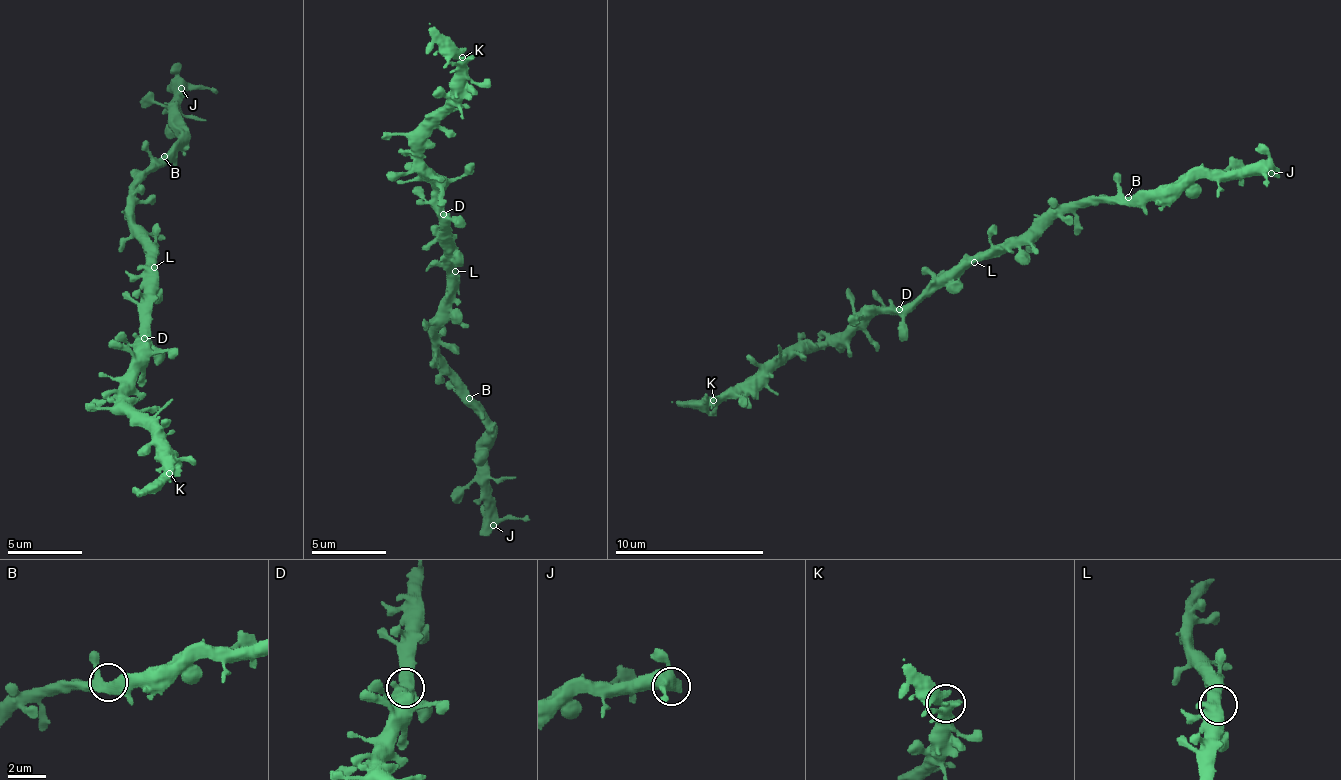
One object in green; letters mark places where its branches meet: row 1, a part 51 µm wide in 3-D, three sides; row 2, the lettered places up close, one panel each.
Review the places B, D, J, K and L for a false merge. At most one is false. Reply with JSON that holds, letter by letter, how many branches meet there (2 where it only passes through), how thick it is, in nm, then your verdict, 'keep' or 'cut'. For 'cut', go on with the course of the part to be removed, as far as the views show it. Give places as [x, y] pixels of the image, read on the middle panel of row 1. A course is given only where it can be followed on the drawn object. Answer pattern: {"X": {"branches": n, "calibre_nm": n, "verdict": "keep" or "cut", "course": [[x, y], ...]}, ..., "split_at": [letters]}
{"B": {"branches": 3, "calibre_nm": 460, "verdict": "keep"}, "D": {"branches": 3, "calibre_nm": 440, "verdict": "keep"}, "J": {"branches": 3, "calibre_nm": 480, "verdict": "keep"}, "K": {"branches": 3, "calibre_nm": 440, "verdict": "keep"}, "L": {"branches": 3, "calibre_nm": 460, "verdict": "keep"}, "split_at": []}

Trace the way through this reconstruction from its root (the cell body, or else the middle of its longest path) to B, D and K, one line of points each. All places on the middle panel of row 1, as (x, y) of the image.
B: (447, 266), (446, 323), (438, 328), (437, 358), (451, 383), (469, 398)
D: (447, 266), (450, 219), (443, 214)
K: (447, 266), (450, 219), (443, 210), (444, 178), (423, 163), (423, 122), (447, 102), (463, 58)

